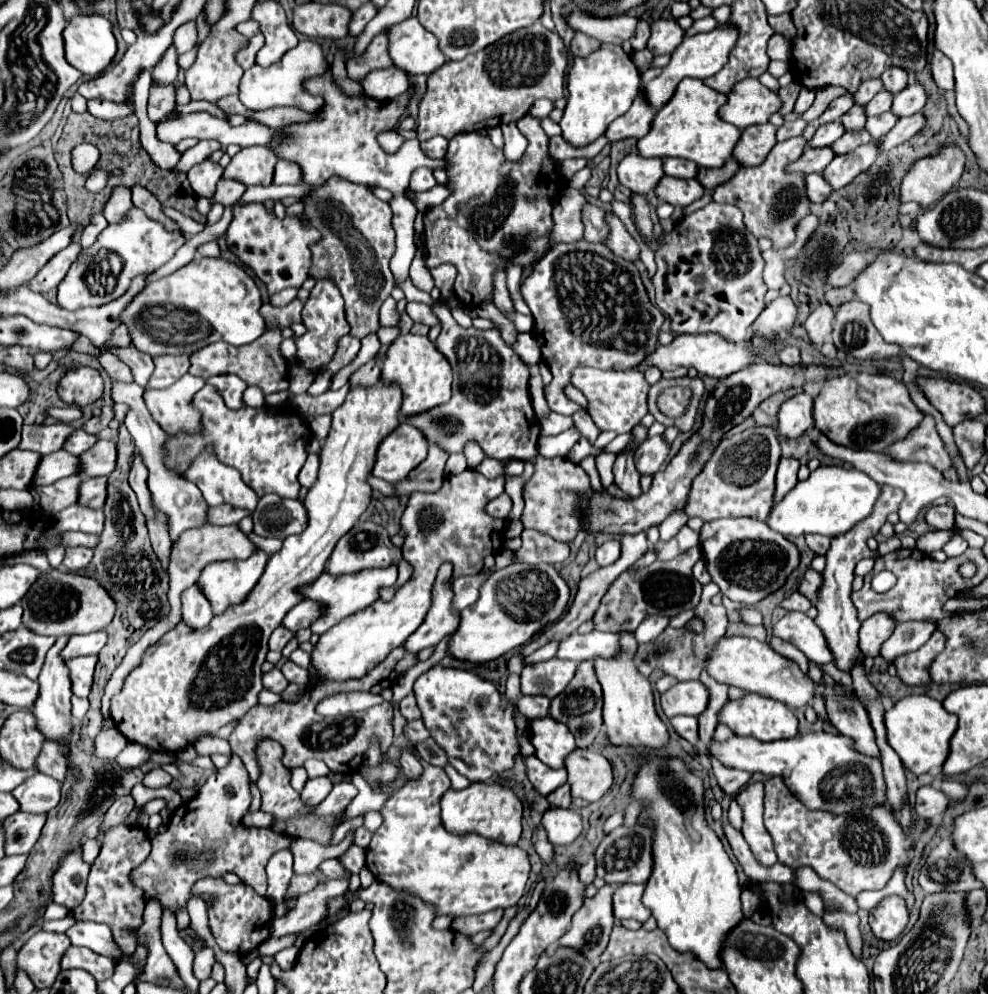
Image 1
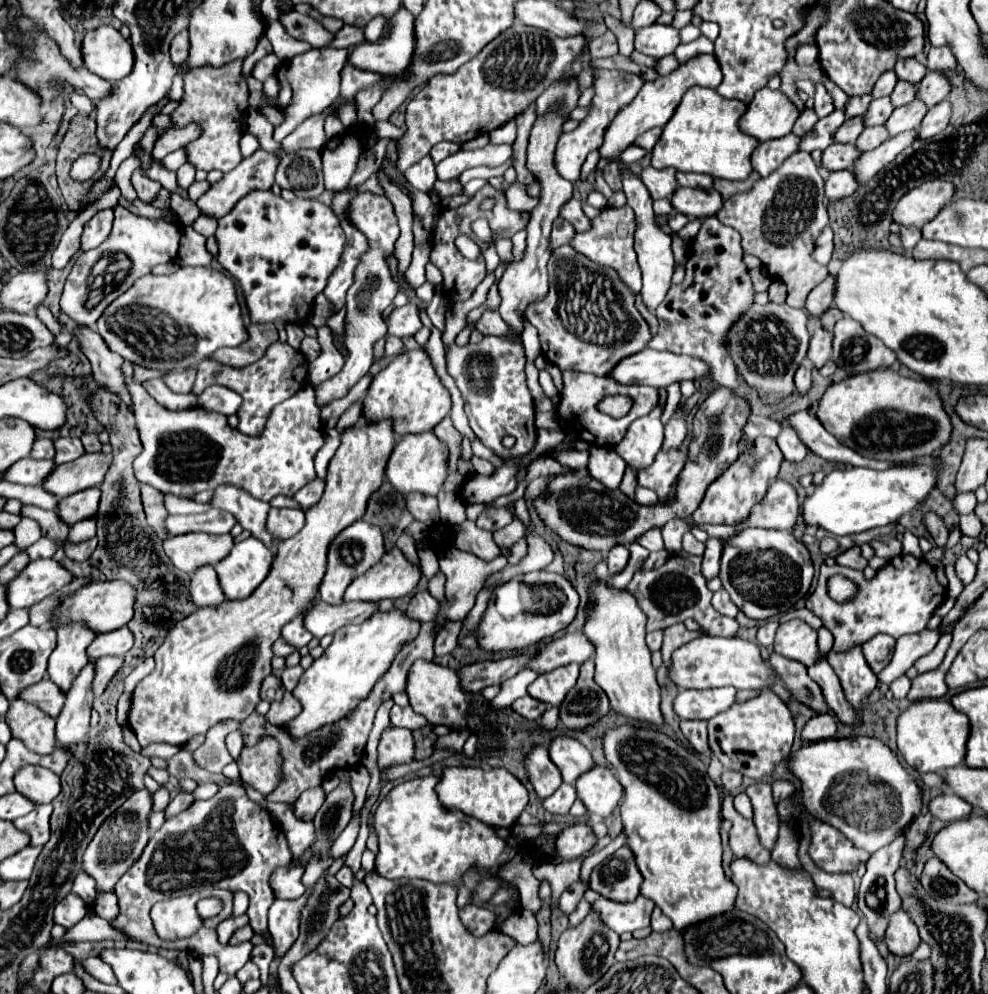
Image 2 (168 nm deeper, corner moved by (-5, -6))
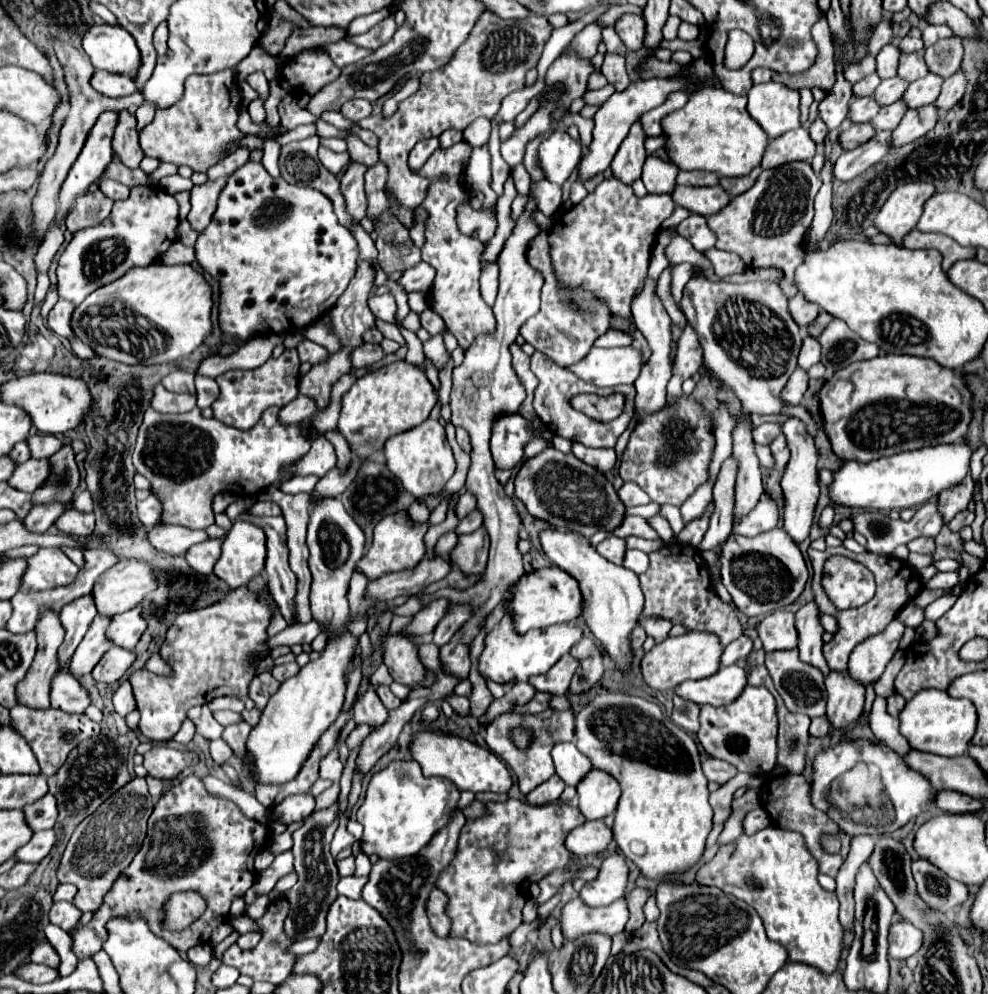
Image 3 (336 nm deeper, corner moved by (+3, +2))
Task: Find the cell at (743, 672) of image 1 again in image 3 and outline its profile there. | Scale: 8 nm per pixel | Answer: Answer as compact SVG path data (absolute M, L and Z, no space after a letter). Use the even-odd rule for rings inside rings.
M686 632L682 636L668 636L662 644L656 644L642 658L642 674L650 688L668 690L676 688L684 680L702 680L714 676L720 670L720 656L724 652L722 642L712 632Z

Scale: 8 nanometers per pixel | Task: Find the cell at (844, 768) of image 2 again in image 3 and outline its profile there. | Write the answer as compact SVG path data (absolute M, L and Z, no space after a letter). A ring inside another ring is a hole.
M866 738L842 740L820 750L812 762L812 804L826 812L850 838L860 832L880 838L902 828L920 808L932 802L930 782L914 772L890 746ZM854 770L854 772L852 772Z

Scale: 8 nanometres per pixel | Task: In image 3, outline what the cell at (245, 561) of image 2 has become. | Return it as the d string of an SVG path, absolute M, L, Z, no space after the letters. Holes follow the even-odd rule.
M236 520L222 542L222 554L214 566L214 574L224 580L228 588L238 588L242 584L248 584L264 570L264 560L264 532L254 524Z

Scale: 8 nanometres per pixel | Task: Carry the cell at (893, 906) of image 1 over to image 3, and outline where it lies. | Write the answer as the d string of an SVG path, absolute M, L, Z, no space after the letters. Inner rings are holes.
M896 920L896 922L890 926L888 942L890 942L888 956L890 956L890 958L904 960L904 958L916 954L918 948L922 946L922 932L920 932L918 928L914 928L910 922Z

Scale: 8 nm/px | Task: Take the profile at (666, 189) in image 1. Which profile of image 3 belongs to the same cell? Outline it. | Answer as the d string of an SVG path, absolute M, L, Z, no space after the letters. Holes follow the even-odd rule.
M676 186L672 192L672 200L678 206L684 206L694 214L710 216L710 214L722 210L730 202L730 194L726 190L722 190L720 186L710 186L710 188Z

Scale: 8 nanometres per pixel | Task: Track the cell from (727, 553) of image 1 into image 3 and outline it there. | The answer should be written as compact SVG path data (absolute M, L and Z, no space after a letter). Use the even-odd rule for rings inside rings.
M774 528L754 538L732 534L720 550L720 578L742 614L762 616L792 604L804 590L808 570L798 544L782 528Z

